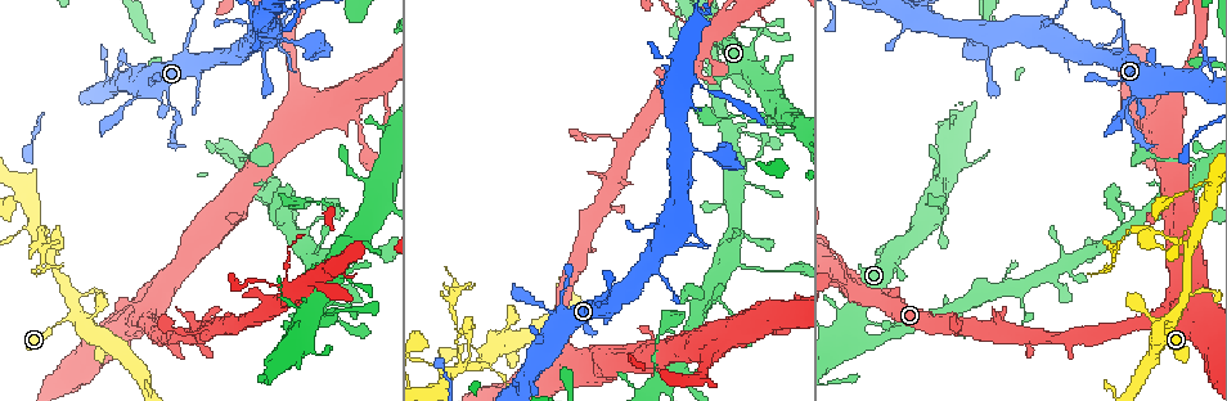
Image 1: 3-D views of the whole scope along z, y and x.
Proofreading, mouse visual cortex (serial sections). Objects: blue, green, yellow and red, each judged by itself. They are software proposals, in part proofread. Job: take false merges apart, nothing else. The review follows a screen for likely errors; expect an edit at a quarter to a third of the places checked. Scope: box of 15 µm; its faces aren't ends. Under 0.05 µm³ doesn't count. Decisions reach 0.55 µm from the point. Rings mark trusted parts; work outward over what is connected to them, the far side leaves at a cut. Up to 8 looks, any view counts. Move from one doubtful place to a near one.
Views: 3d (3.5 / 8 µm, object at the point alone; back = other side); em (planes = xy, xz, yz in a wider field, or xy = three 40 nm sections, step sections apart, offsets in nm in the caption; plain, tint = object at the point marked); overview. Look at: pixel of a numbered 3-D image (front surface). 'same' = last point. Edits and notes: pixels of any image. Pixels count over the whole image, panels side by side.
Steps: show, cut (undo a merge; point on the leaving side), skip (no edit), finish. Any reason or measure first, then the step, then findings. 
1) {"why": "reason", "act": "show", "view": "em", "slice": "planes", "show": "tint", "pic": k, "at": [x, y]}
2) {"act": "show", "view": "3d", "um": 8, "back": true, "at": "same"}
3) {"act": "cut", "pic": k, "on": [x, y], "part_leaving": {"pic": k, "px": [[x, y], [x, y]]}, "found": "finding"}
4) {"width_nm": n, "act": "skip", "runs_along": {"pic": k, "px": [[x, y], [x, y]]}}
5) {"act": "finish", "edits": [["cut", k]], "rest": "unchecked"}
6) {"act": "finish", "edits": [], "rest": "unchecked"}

{"why": "thin neck", "act": "show", "view": "3d", "um": 3.5, "pic": 1, "at": [450, 296]}

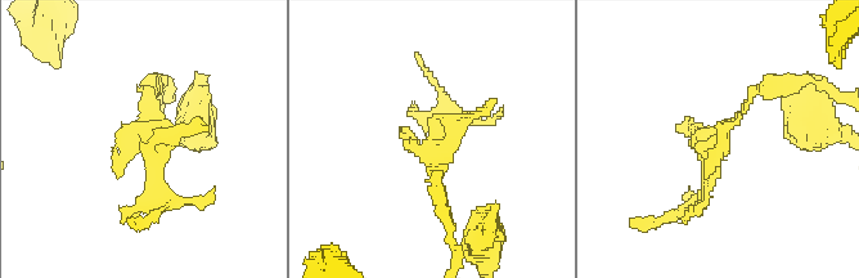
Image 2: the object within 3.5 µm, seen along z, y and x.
{"act": "show", "view": "em", "slice": "xy", "step": 5, "show": "tint", "pic": 2, "at": [436, 151]}

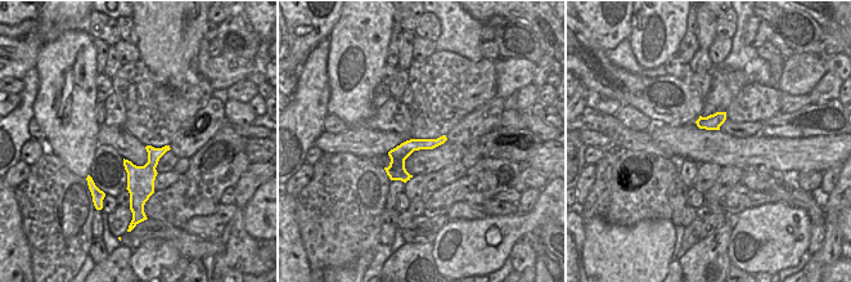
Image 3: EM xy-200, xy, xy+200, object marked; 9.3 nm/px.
{"act": "cut", "pic": 2, "on": [458, 124], "part_leaving": {"pic": 2, "px": [[439, 161], [431, 144], [446, 108]]}, "found": "a second cell is stuck on"}

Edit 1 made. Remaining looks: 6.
{"why": "sharp bend", "act": "show", "view": "3d", "um": 8, "pic": 1, "at": [1125, 118]}

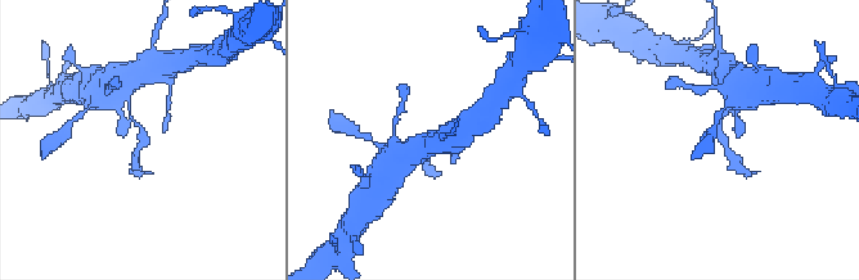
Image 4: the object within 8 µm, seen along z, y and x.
{"act": "show", "view": "3d", "um": 3.5, "pic": 4, "at": [720, 135]}

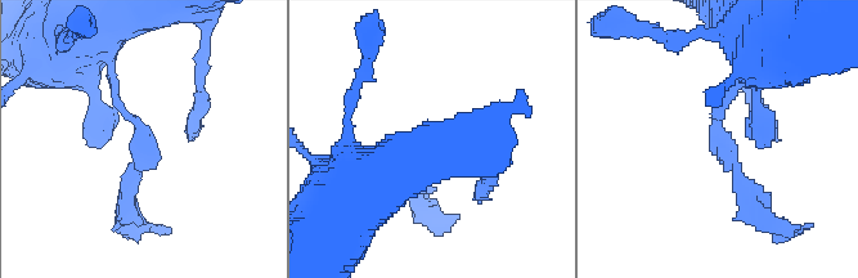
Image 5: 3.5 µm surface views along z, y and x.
{"act": "cut", "pic": 5, "on": [728, 156], "part_leaving": {"pic": 5, "px": [[721, 116], [717, 137], [760, 215]]}, "found": "two cells meet here"}

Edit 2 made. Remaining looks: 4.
{"why": "three arms meet", "act": "show", "view": "3d", "um": 3.5, "pic": 1, "at": [265, 192]}

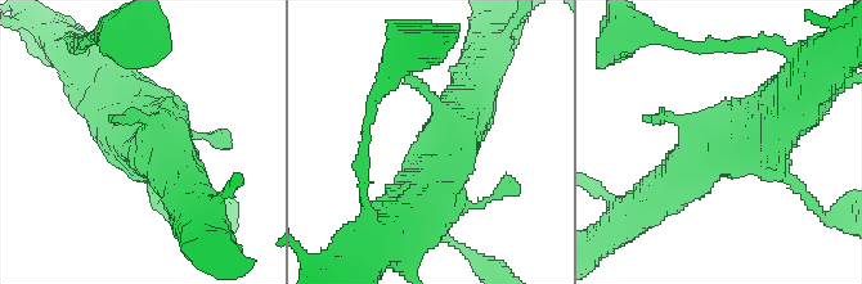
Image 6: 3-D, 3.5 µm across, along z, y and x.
{"why": "shape alone is not enough", "act": "show", "view": "em", "slice": "planes", "show": "tint", "pic": 6, "at": [738, 150]}

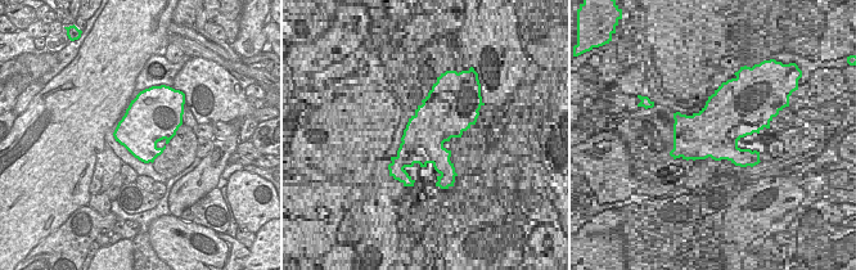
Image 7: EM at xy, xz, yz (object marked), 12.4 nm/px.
{"act": "show", "view": "em", "slice": "xy", "step": 2, "show": "tint", "at": "same"}

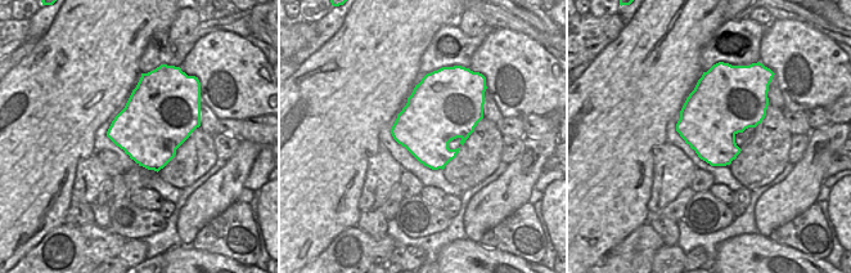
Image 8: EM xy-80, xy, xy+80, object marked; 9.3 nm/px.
{"act": "skip", "runs_along": {"pic": 6, "px": [[663, 192], [730, 129], [789, 106]]}, "found": "continuous, no second cell"}

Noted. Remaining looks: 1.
{"act": "finish", "edits": [["cut", 2], ["cut", 5]], "rest": "unchecked"}

